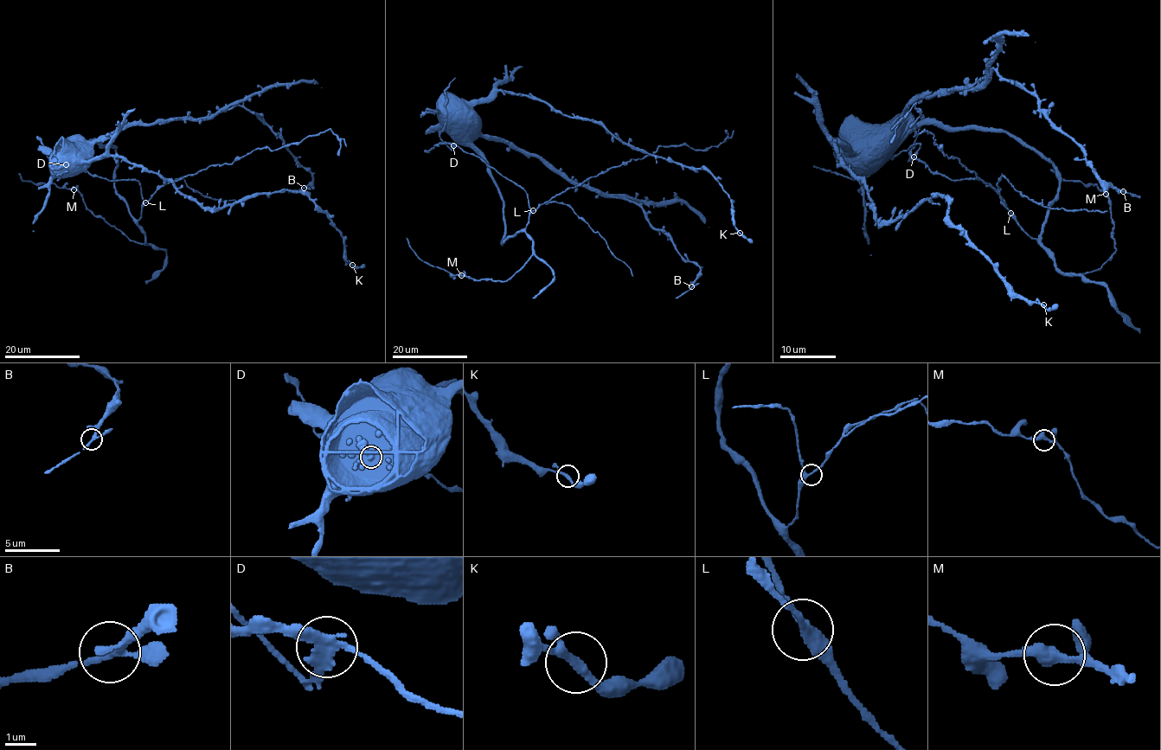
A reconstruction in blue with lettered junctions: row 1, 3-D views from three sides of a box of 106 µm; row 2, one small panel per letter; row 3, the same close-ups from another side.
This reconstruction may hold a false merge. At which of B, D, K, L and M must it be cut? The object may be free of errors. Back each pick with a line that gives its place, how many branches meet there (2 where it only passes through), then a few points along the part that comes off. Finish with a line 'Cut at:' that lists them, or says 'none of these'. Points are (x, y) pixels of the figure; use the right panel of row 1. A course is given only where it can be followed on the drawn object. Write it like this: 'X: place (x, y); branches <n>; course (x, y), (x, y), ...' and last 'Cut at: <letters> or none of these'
D: place (914, 157); branches 3; course (913, 157), (920, 146), (919, 144), (913, 144), (867, 176), (855, 180), (813, 166)
Cut at: D

